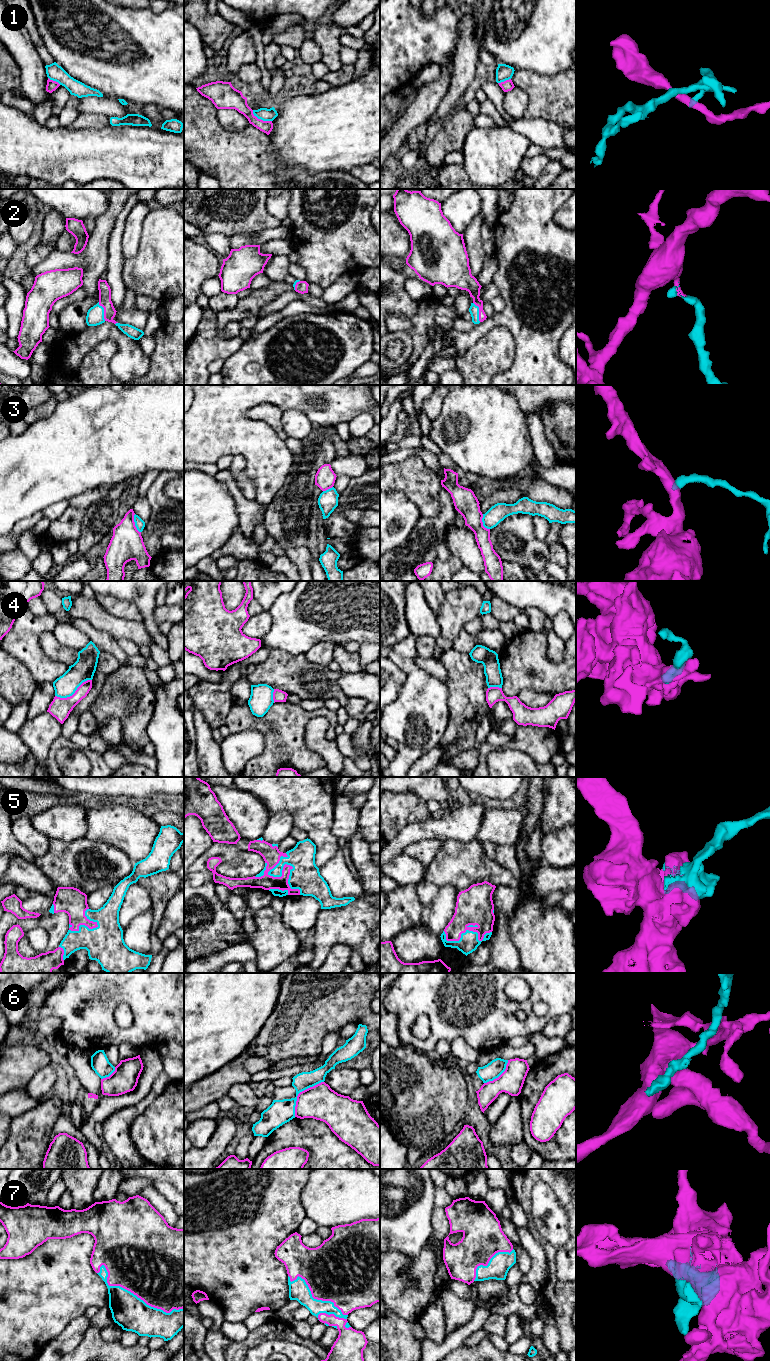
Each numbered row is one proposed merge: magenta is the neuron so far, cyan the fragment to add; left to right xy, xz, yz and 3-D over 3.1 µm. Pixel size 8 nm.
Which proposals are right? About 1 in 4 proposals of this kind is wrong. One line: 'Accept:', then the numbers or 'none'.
Accept: 2, 5, 7

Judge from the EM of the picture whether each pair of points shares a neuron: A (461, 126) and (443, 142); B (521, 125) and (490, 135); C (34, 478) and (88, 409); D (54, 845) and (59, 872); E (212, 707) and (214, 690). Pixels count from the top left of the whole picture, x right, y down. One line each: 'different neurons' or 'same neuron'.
A: same neuron
B: different neurons
C: same neuron
D: same neuron
E: same neuron

